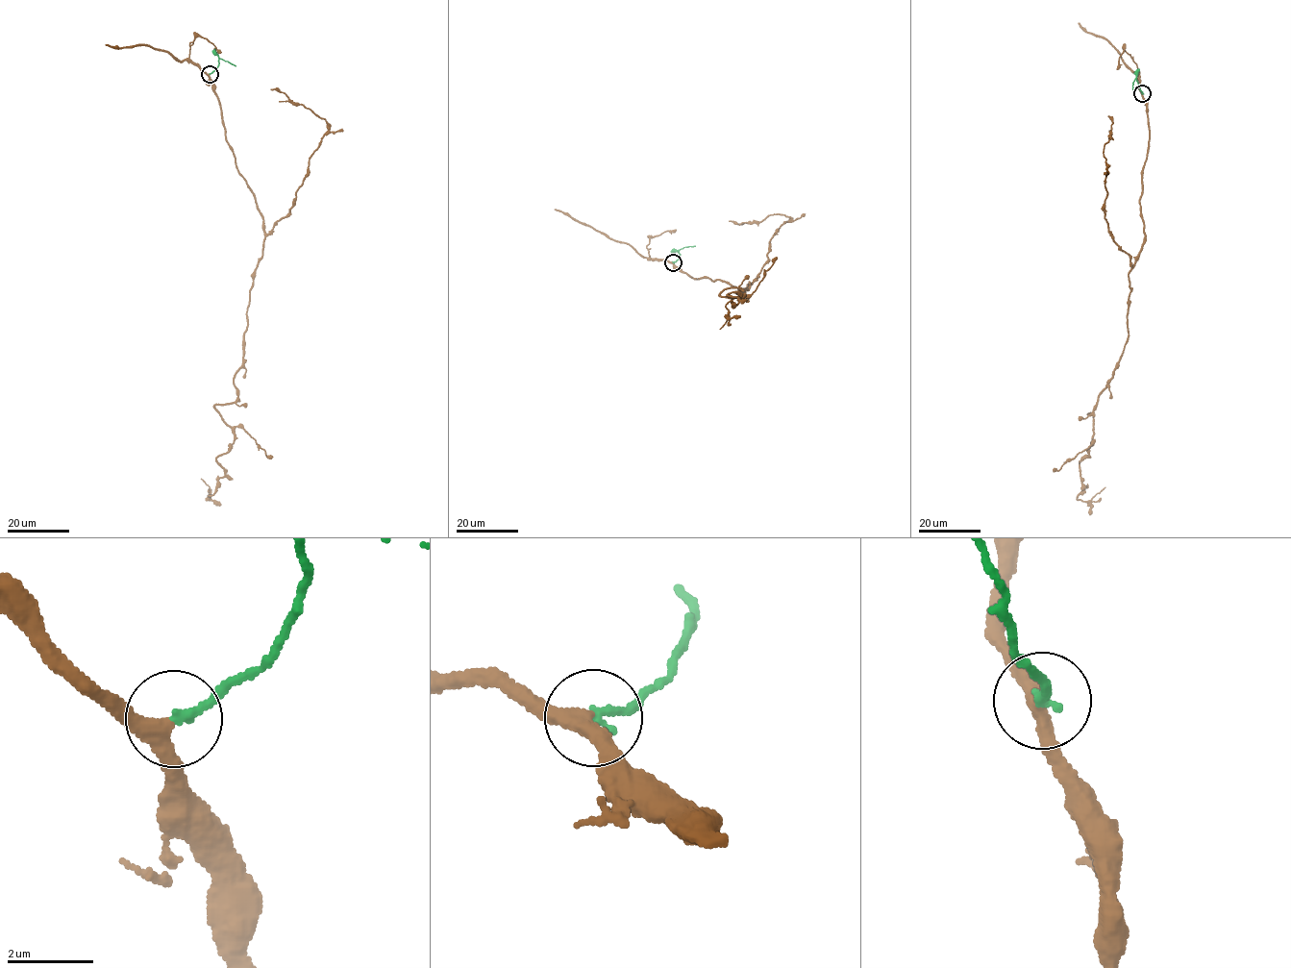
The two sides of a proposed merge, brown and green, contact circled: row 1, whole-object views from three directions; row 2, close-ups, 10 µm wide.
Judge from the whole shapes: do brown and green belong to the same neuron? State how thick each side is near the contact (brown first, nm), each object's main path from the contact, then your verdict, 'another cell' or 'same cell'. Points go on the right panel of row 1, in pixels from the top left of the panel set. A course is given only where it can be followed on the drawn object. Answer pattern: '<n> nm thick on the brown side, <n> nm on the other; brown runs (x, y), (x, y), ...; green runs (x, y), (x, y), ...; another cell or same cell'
320 nm thick on the brown side, 220 nm on the other; brown runs (1142, 93), (1145, 240), (1129, 274), (1128, 342), (1088, 412), (1094, 434), (1077, 499), (1105, 486); green runs (1142, 93), (1135, 79), (1132, 89); same cell

